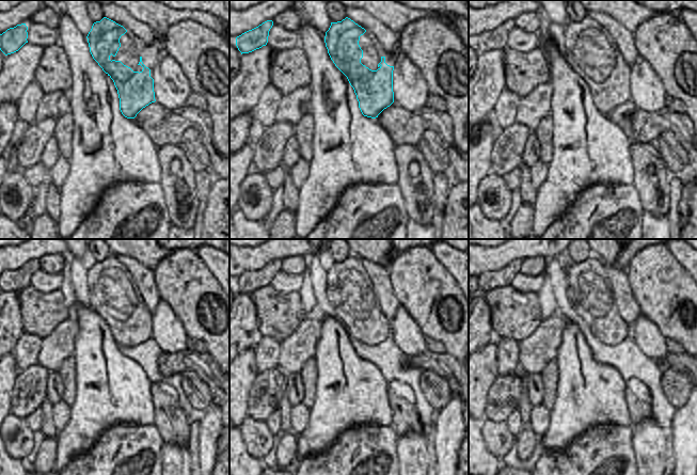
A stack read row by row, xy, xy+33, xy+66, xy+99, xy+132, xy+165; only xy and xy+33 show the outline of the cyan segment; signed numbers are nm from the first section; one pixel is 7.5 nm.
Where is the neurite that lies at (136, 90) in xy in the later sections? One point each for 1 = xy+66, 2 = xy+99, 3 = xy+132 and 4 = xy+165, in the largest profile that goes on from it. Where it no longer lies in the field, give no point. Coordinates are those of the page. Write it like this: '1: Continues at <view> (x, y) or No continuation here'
1: Continues at xy+66 (610, 86)
2: Continues at xy+99 (130, 326)
3: Continues at xy+132 (365, 322)
4: Continues at xy+165 (587, 280).

